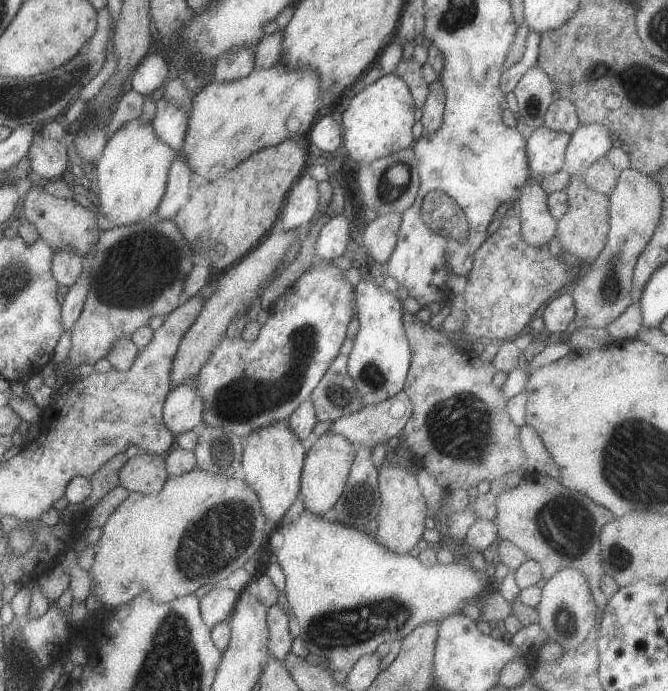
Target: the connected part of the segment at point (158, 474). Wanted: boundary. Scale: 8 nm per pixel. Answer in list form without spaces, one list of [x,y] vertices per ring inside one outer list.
[[[140,452],[129,458],[119,472],[121,485],[130,492],[144,494],[160,494],[168,480],[165,456],[154,453]]]

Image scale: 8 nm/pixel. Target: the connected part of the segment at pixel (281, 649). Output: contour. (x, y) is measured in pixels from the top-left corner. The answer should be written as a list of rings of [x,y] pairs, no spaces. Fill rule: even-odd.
[[[278,604],[268,608],[268,650],[277,659],[284,660],[286,655],[291,652],[294,637],[289,628],[290,618]]]

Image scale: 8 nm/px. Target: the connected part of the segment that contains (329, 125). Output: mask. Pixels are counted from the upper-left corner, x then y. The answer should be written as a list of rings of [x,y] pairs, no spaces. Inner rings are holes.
[[[325,115],[308,132],[306,137],[307,145],[310,149],[321,153],[322,155],[332,155],[335,150],[342,144],[342,127],[332,116]],[[341,129],[341,131],[340,131]]]

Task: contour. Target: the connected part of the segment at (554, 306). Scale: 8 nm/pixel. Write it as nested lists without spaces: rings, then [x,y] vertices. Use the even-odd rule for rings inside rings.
[[[571,293],[558,296],[544,310],[545,333],[566,335],[570,322],[576,318],[576,306]]]

